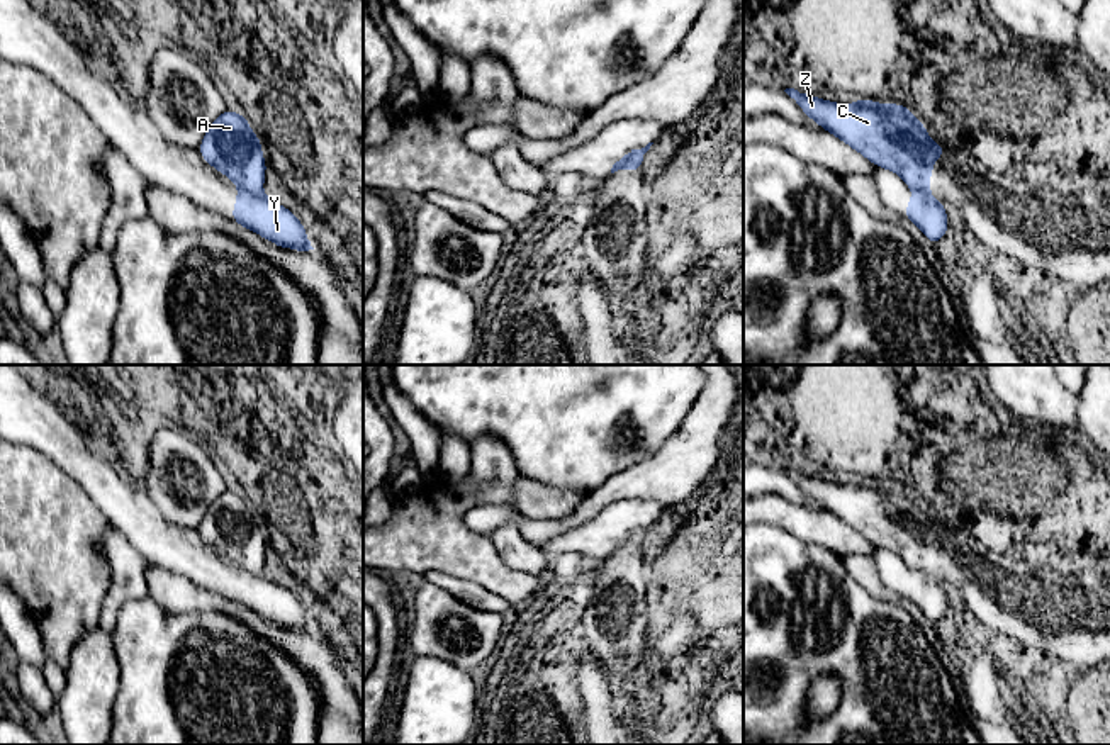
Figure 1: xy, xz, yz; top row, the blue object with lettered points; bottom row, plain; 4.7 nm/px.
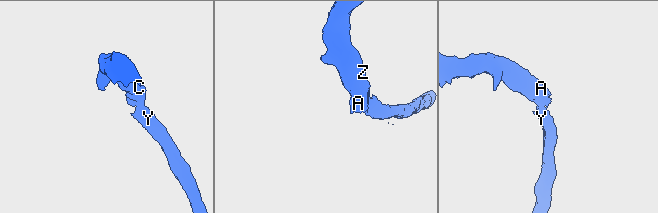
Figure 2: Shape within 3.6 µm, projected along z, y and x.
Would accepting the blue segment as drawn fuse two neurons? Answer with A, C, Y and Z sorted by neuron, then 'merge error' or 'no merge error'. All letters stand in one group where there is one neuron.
A C Z / Y | merge error

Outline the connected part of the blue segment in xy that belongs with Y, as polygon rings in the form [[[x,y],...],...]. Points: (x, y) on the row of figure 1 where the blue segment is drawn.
[[[238,188],[231,219],[258,236],[275,243],[280,249],[314,249],[307,239],[304,224],[275,199],[266,199]]]

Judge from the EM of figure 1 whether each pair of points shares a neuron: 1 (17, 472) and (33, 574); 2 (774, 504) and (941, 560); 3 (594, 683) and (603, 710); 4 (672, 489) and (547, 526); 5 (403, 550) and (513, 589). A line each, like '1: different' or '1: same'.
1: same
2: different
3: same
4: same
5: same

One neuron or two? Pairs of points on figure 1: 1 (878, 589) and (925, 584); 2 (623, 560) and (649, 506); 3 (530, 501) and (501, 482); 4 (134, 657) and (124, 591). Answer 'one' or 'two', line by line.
1: two
2: two
3: two
4: two

